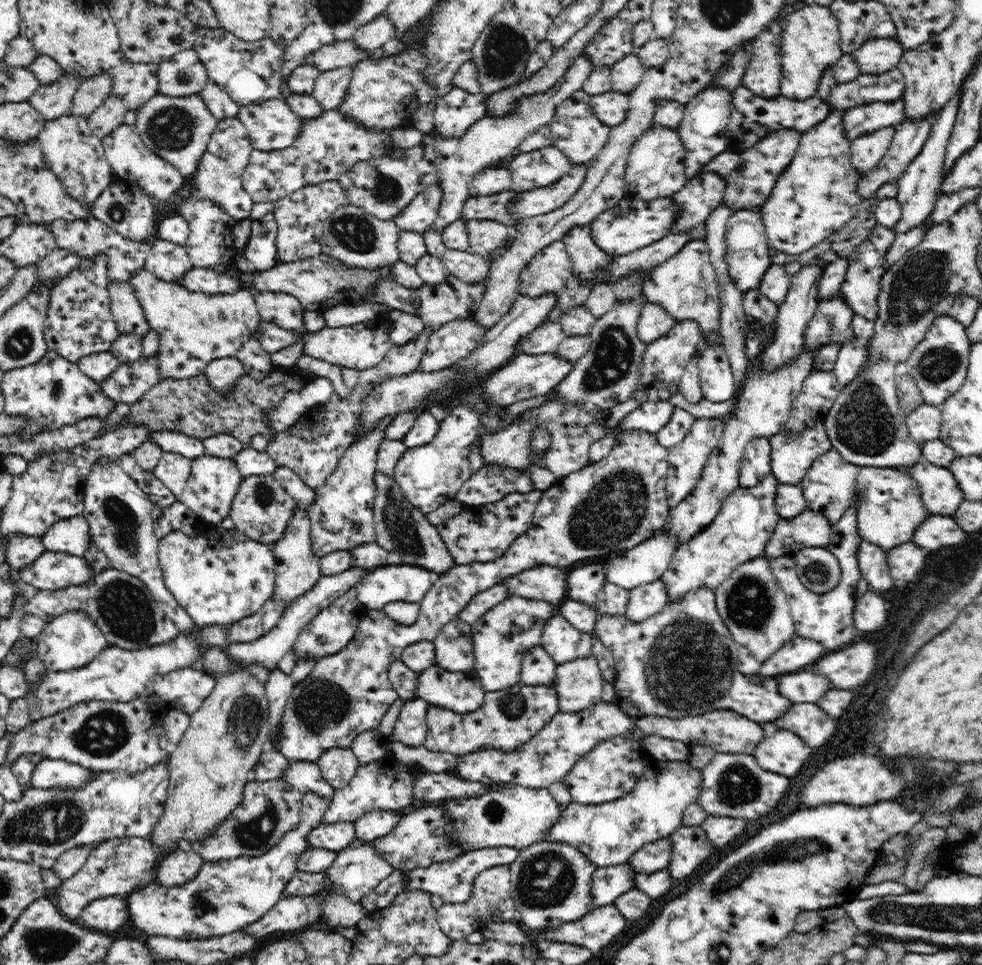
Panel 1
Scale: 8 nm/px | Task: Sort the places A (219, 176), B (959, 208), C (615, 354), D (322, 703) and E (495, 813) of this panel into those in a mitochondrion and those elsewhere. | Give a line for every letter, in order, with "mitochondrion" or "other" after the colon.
A: mitochondrion
B: other
C: mitochondrion
D: mitochondrion
E: mitochondrion

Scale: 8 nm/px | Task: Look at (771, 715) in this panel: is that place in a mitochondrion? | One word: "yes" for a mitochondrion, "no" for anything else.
no

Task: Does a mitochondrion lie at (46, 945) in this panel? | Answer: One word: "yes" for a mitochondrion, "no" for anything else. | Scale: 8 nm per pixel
yes

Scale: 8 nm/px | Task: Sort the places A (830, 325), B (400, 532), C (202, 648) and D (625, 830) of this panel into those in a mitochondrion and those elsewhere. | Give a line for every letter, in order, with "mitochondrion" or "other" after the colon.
A: mitochondrion
B: mitochondrion
C: other
D: other

